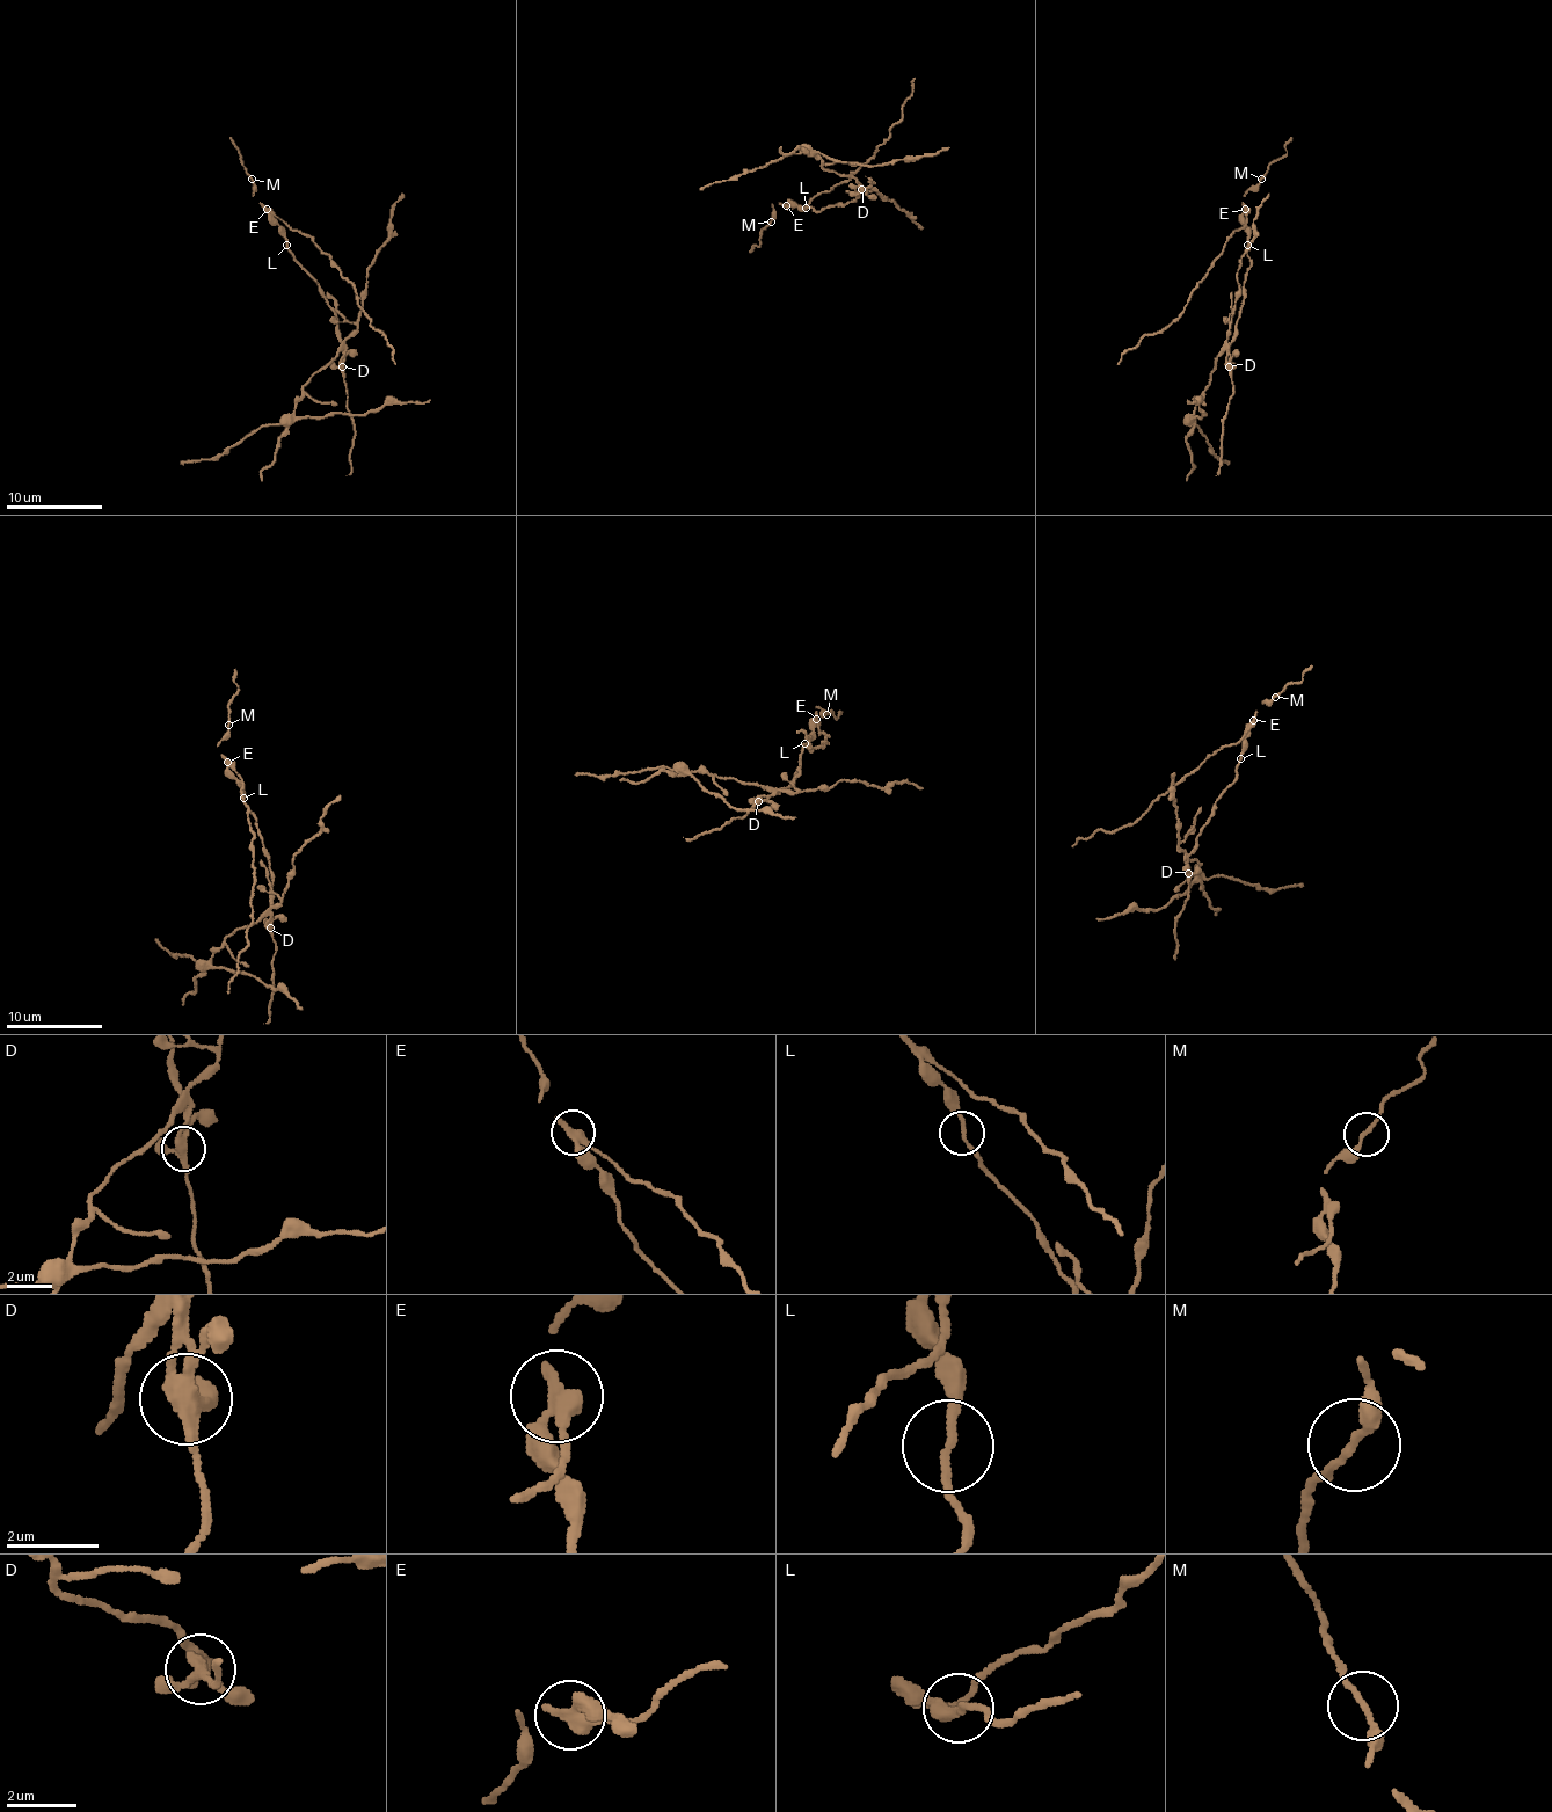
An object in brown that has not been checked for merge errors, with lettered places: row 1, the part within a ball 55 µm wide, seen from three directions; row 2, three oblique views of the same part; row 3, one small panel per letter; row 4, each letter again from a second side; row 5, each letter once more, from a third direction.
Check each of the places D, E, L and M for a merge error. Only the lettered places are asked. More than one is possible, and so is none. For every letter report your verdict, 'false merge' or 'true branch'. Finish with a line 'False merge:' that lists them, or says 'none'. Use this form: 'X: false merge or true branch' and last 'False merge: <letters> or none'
D: false merge
E: false merge
L: true branch
M: true branch
False merge: D, E

